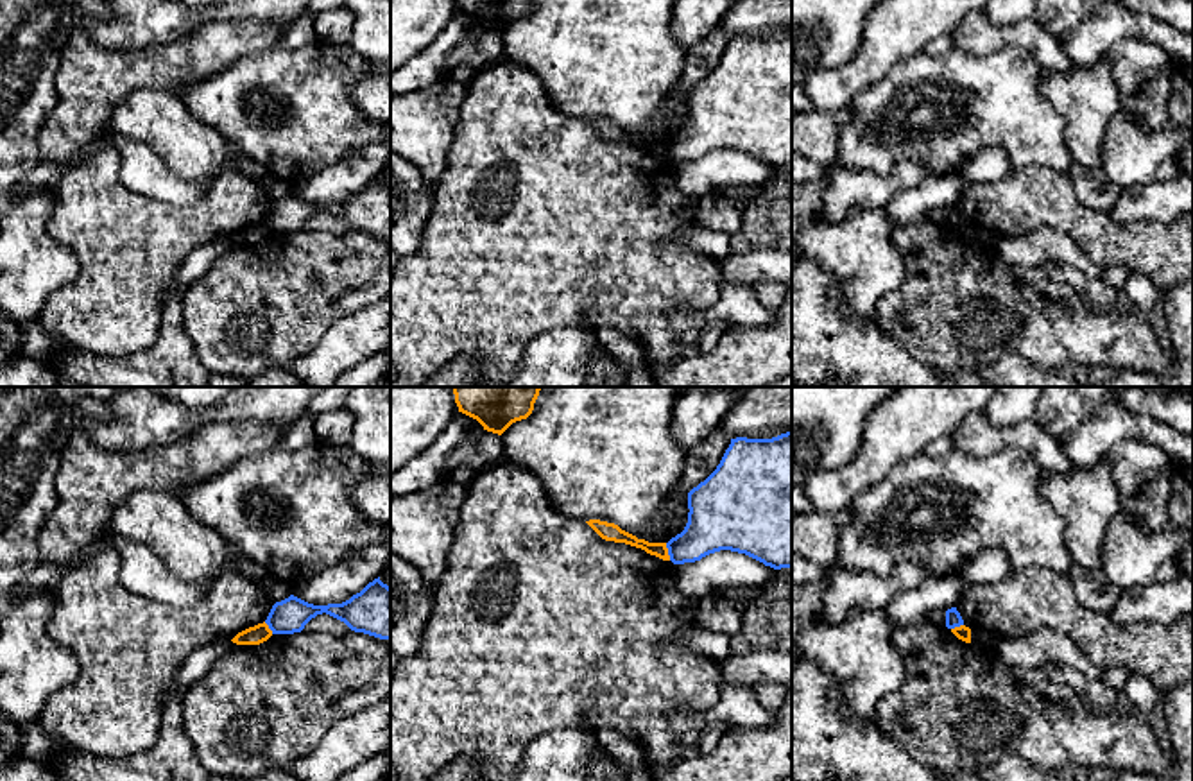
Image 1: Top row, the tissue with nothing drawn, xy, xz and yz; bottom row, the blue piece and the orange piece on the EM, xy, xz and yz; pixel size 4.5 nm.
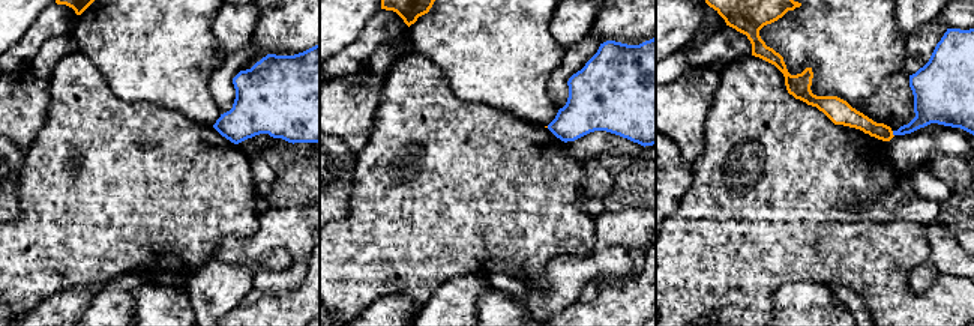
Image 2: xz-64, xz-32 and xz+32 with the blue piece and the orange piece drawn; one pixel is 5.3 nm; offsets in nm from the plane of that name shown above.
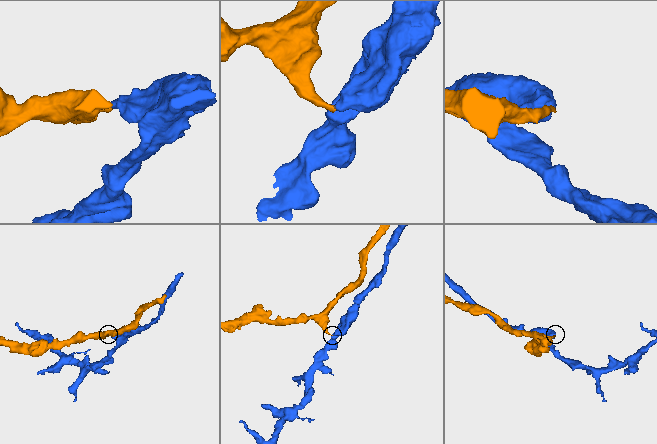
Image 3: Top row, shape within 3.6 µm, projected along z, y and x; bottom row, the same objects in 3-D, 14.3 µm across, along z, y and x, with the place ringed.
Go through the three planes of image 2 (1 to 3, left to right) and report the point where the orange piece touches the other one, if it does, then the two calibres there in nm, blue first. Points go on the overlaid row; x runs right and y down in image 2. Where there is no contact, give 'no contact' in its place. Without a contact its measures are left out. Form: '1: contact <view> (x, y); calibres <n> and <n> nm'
1: no contact
2: no contact
3: contact xz+32 (893, 134); calibres 180 and 100 nm

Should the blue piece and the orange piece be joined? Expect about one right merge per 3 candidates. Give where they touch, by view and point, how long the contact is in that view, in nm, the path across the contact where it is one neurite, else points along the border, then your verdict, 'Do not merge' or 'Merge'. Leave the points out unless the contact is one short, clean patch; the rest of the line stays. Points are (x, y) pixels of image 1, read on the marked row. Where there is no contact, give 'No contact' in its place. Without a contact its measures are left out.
Touches blue at xz (669, 552). Shared border 80 nm. Boundary: xz (665, 543), (670, 559). Do not merge

